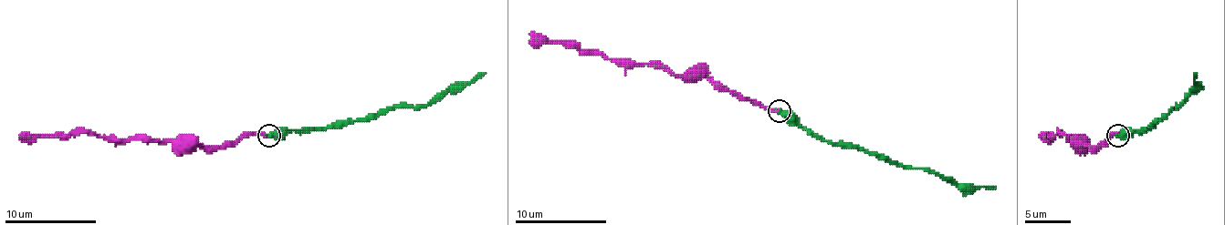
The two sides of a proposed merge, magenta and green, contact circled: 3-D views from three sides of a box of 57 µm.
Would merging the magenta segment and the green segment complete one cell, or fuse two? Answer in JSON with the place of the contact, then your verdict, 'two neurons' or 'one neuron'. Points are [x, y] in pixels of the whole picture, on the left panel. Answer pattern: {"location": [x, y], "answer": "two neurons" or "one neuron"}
{"location": [269, 135], "answer": "one neuron"}

